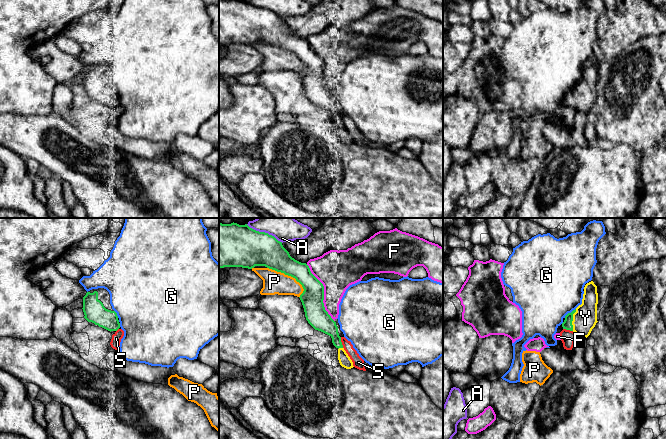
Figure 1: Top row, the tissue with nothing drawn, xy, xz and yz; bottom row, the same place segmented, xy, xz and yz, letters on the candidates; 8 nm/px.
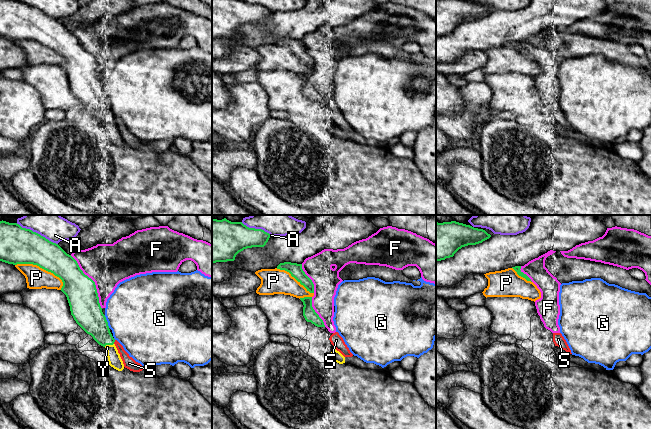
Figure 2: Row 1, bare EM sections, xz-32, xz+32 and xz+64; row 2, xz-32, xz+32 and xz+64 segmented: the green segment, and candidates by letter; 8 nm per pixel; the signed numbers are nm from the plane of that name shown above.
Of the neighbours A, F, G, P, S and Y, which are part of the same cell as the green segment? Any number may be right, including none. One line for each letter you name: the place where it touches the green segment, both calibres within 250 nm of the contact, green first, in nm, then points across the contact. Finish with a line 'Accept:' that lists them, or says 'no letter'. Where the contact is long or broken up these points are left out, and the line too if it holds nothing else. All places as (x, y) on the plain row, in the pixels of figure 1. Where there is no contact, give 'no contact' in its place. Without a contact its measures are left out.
Y: yz (572, 96) | 80/190 nm
Accept: Y

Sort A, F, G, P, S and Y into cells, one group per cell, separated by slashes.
A / F / G / P / S / Y

